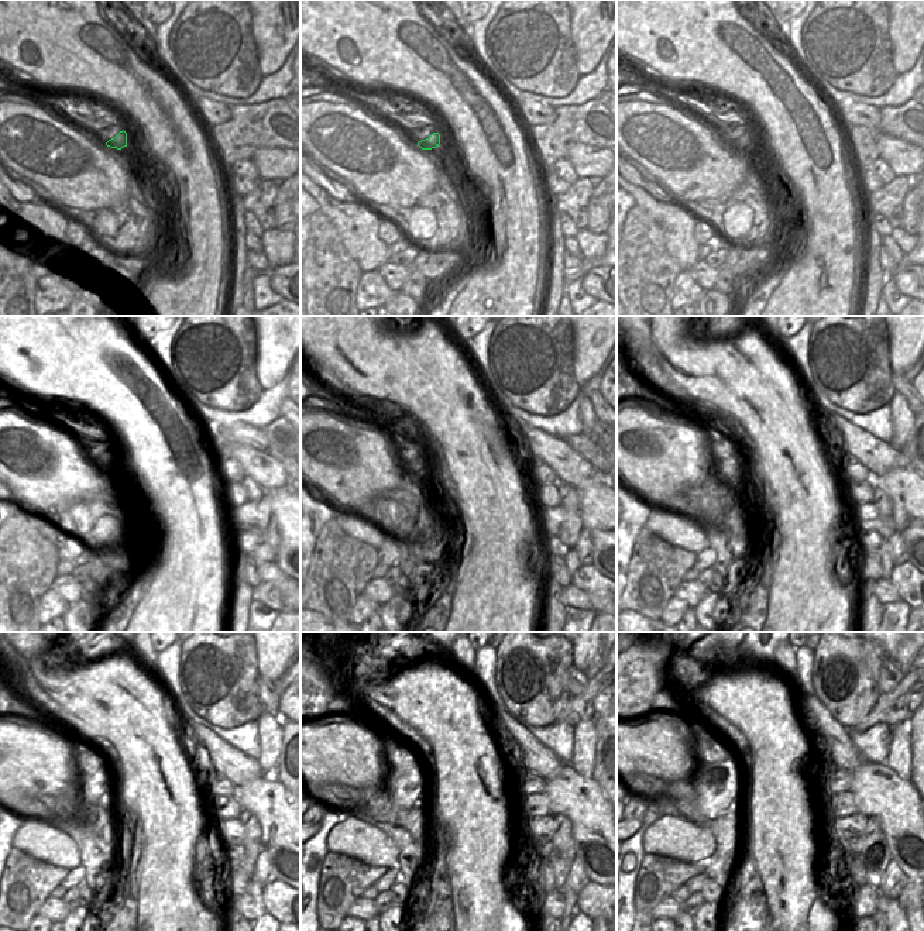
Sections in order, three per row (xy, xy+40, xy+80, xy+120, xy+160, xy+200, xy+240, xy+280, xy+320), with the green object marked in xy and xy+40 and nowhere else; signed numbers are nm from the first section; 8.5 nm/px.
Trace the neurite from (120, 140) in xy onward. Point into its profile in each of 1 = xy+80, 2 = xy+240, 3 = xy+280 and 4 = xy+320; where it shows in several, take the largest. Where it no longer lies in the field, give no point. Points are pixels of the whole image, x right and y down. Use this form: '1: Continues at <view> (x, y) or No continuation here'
1: Continues at xy+80 (745, 141)
2: Continues at xy+240 (88, 792)
3: Continues at xy+280 (395, 792)
4: Continues at xy+320 (713, 796).

